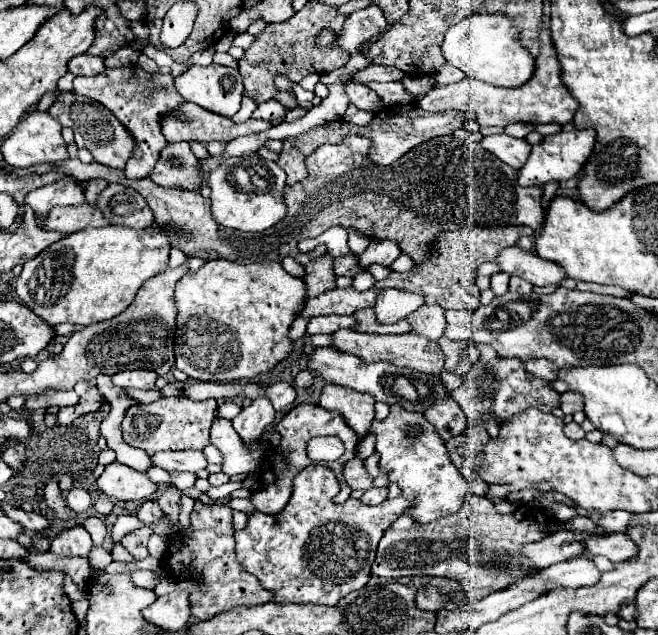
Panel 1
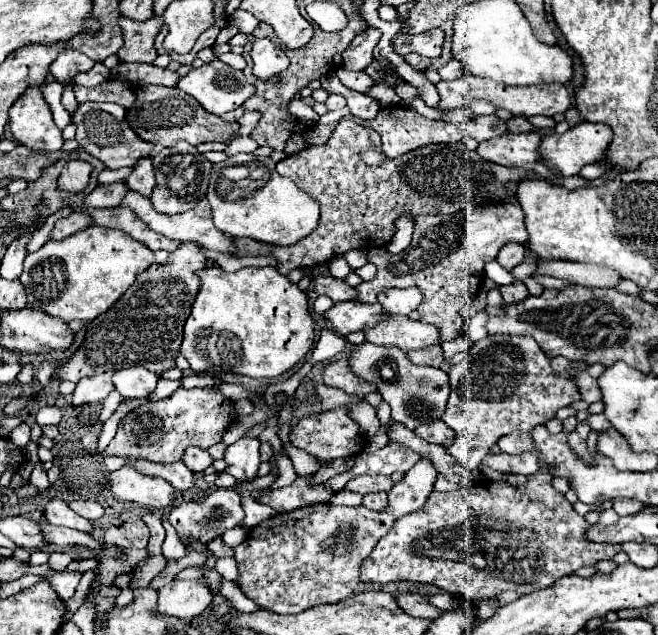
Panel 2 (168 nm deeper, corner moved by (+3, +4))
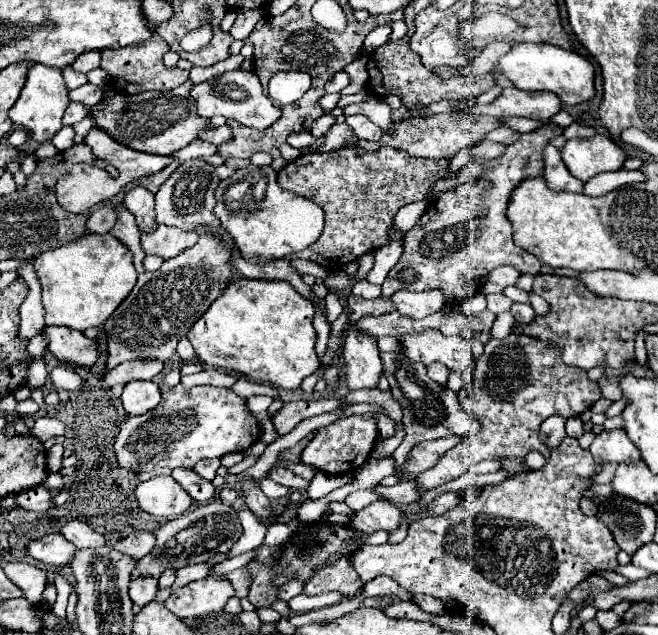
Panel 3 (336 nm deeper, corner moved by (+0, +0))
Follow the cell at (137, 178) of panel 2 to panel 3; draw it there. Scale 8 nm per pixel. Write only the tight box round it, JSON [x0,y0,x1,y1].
[124,187,156,231]

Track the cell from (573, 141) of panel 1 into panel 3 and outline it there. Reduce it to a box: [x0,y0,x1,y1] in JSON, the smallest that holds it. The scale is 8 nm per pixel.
[562,133,626,183]

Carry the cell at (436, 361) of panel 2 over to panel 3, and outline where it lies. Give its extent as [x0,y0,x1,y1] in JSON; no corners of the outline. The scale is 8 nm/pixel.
[428,363,448,385]

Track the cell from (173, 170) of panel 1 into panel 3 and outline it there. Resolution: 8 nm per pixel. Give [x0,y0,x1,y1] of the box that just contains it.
[156,159,220,229]

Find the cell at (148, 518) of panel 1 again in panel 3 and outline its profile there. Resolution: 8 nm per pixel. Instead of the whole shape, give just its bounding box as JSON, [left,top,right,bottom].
[130,577,158,607]

